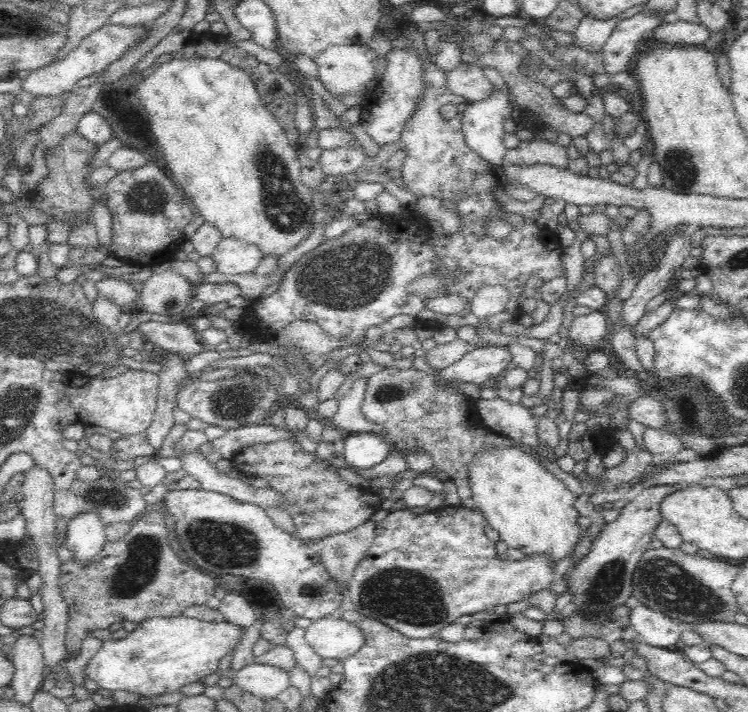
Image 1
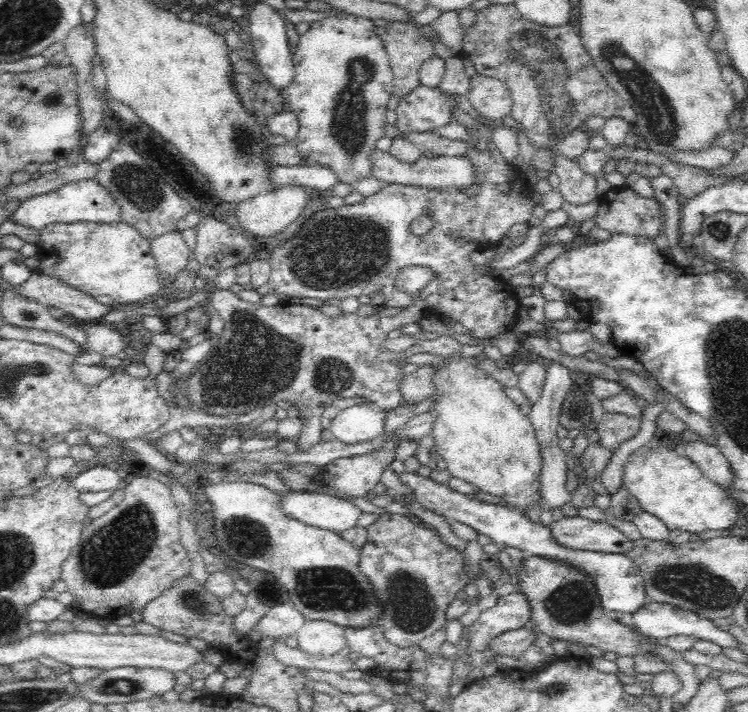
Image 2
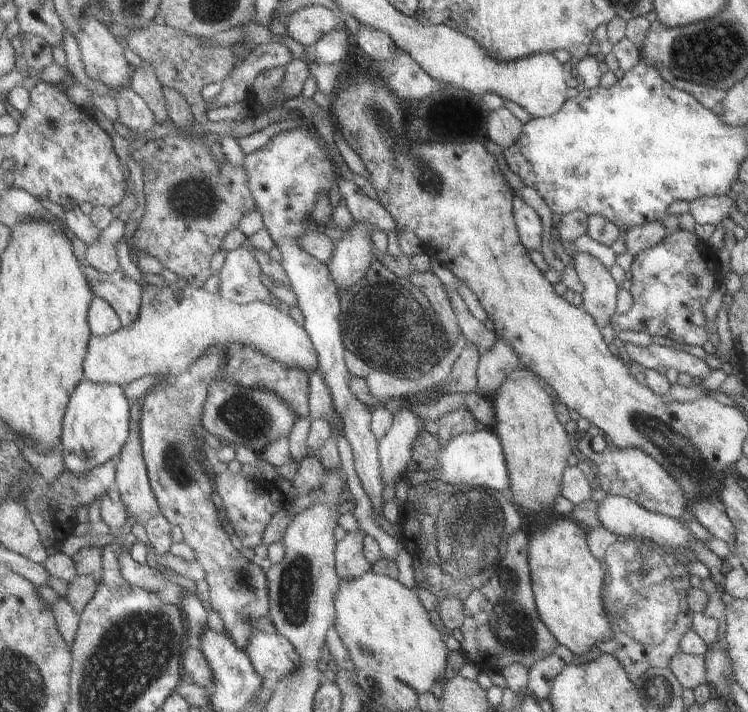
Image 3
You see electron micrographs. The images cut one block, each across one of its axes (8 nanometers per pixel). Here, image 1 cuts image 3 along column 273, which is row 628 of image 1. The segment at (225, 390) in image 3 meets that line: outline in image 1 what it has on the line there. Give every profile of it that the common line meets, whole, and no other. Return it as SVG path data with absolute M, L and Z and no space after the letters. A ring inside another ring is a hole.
M444 504L444 506L424 514L413 514L408 508L403 508L388 513L383 520L375 522L374 525L376 525L376 530L374 531L372 546L353 571L353 576L349 579L348 594L350 594L350 599L352 599L354 610L359 614L383 623L385 626L400 632L406 638L424 639L438 637L442 628L456 623L456 620L461 616L473 616L479 612L487 613L497 606L507 606L524 599L526 600L526 598L540 590L550 589L550 585L553 582L556 560L552 559L552 555L548 555L548 552L544 552L542 555L532 555L532 558L525 557L520 562L500 561L495 544L492 544L485 535L485 528L489 525L488 520L484 519L482 512L475 506L469 509L463 505L452 506Z

